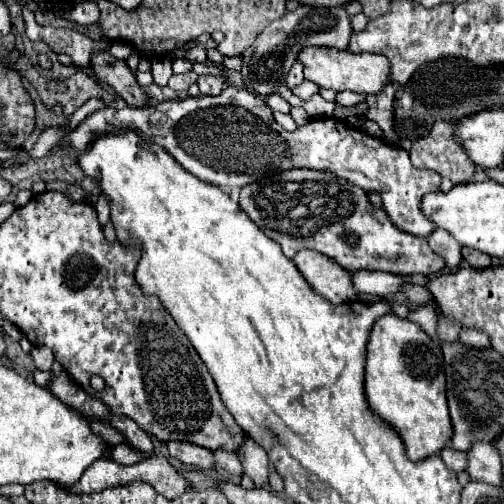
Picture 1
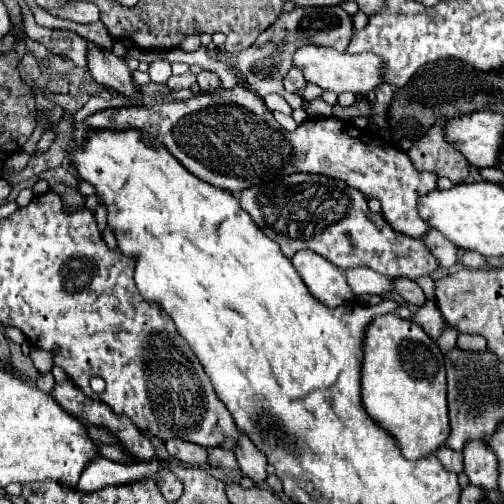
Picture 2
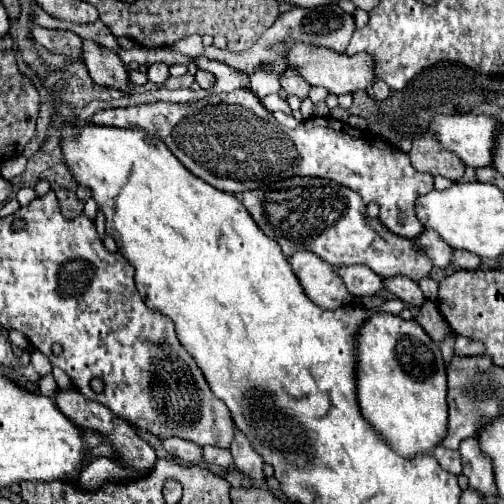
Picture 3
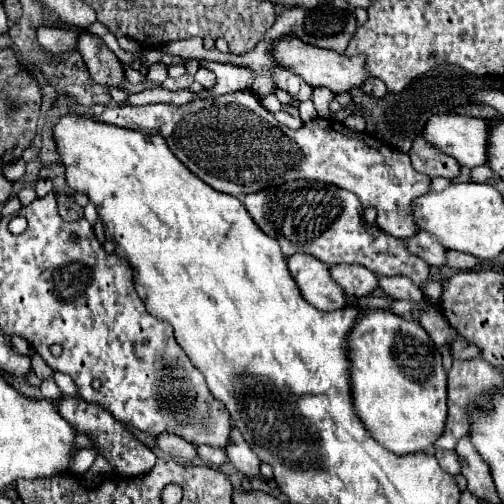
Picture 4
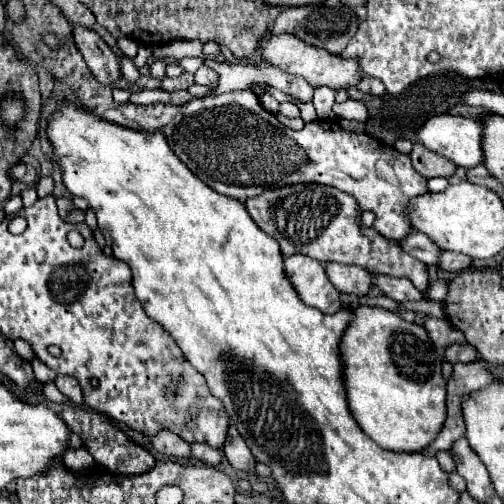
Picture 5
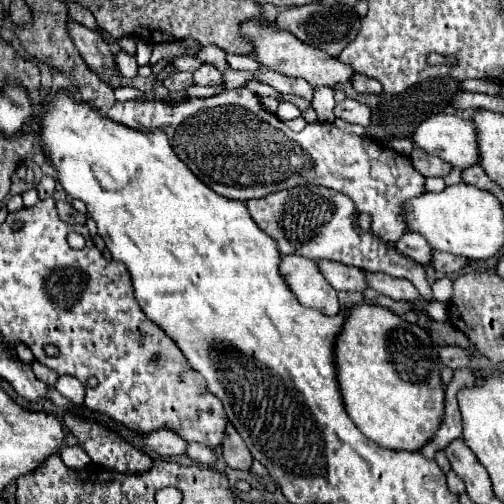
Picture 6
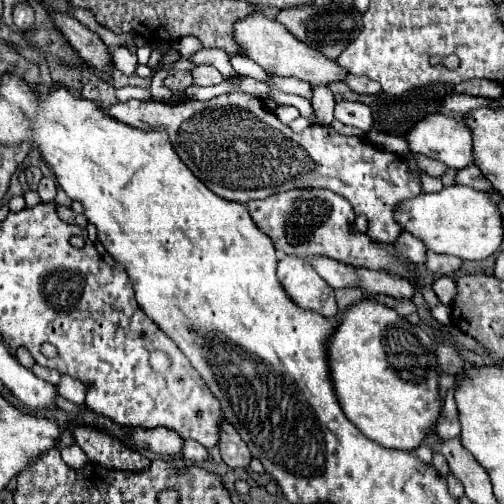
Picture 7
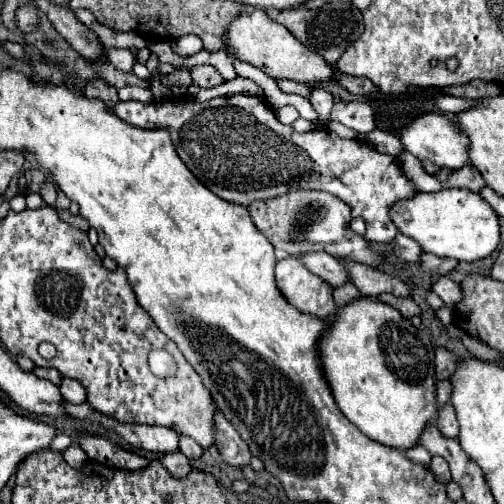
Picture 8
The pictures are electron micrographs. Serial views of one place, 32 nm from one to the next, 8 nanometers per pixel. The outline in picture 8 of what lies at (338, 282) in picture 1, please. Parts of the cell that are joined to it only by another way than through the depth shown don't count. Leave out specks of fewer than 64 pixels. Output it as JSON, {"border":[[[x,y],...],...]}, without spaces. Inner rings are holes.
{"border":[[[294,256],[278,260],[276,284],[290,306],[300,312],[326,320],[336,310],[332,300],[332,286],[308,272]]]}

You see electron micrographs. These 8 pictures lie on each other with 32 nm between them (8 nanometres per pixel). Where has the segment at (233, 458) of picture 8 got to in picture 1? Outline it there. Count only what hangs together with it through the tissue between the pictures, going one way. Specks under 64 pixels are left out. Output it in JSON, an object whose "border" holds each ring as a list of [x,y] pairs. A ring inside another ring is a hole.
{"border":[[[244,436],[244,442],[236,450],[236,454],[242,462],[244,474],[248,474],[258,488],[264,486],[268,482],[268,456],[266,456],[266,452],[260,446],[256,446],[254,440]]]}

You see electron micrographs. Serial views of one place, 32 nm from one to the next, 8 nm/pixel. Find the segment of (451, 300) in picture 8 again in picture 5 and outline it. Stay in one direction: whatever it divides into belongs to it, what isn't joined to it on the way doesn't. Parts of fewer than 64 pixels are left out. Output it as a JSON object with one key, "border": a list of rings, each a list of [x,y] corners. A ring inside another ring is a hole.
{"border":[[[436,280],[434,284],[430,284],[430,290],[428,290],[428,298],[430,300],[438,300],[438,302],[444,302],[446,296],[448,296],[448,280]]]}

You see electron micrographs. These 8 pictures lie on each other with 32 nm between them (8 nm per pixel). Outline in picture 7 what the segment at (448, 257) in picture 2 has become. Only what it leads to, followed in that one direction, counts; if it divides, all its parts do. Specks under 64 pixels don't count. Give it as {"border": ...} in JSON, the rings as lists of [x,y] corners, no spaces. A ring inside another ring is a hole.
{"border":[[[406,232],[398,236],[398,240],[394,242],[394,254],[406,262],[412,264],[424,264],[424,256],[426,256],[426,248],[424,244],[420,244],[420,240],[416,240],[414,236],[408,236]]]}

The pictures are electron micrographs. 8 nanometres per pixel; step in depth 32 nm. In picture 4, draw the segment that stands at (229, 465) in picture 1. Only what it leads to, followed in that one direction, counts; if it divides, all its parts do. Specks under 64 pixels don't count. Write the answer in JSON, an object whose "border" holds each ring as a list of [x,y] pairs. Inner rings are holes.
{"border":[[[208,444],[196,446],[196,452],[198,452],[198,456],[204,458],[206,464],[212,466],[212,468],[218,468],[220,464],[224,464],[224,462],[228,460],[228,458],[226,458],[226,452],[224,452],[222,448],[212,448],[212,446],[208,446]]]}

